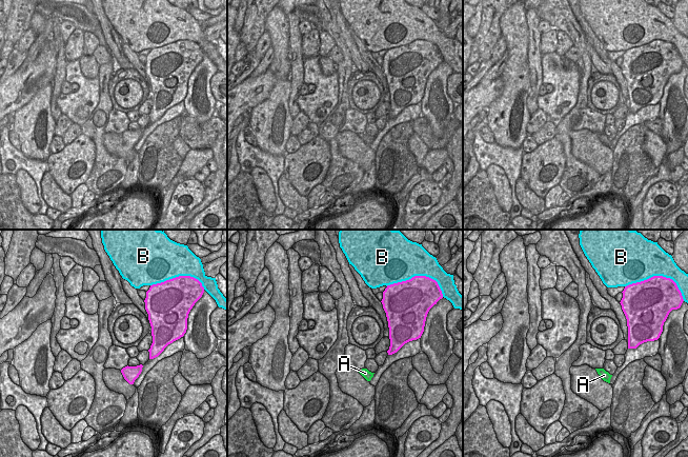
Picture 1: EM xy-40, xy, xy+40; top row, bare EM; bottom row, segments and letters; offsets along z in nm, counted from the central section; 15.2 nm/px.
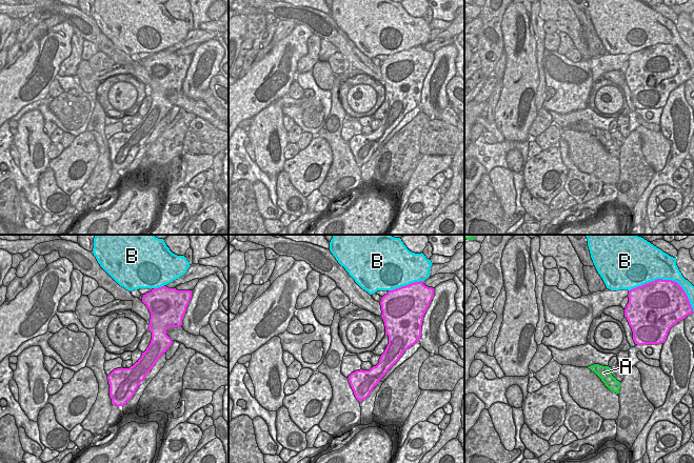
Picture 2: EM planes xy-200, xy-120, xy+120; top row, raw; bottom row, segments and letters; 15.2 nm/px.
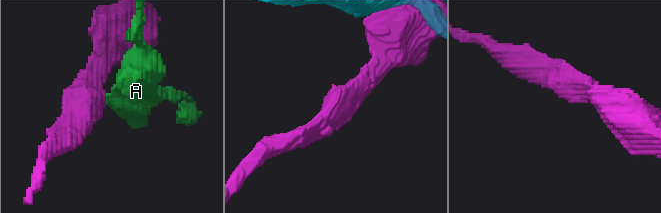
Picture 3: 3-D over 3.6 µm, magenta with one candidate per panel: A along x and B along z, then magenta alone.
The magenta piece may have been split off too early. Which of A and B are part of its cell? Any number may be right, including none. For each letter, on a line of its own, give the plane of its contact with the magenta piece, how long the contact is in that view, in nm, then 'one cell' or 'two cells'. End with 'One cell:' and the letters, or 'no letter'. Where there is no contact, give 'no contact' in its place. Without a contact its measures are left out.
A: no contact | two cells
B: xy+40 | 950 nm | two cells
One cell: no letter

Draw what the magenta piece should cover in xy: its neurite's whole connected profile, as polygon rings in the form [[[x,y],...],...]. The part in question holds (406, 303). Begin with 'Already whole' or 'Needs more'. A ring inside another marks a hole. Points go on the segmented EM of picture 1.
Already whole. [[[426,276],[387,285],[381,302],[389,327],[388,355],[421,338],[429,310],[442,298],[438,282]]]

